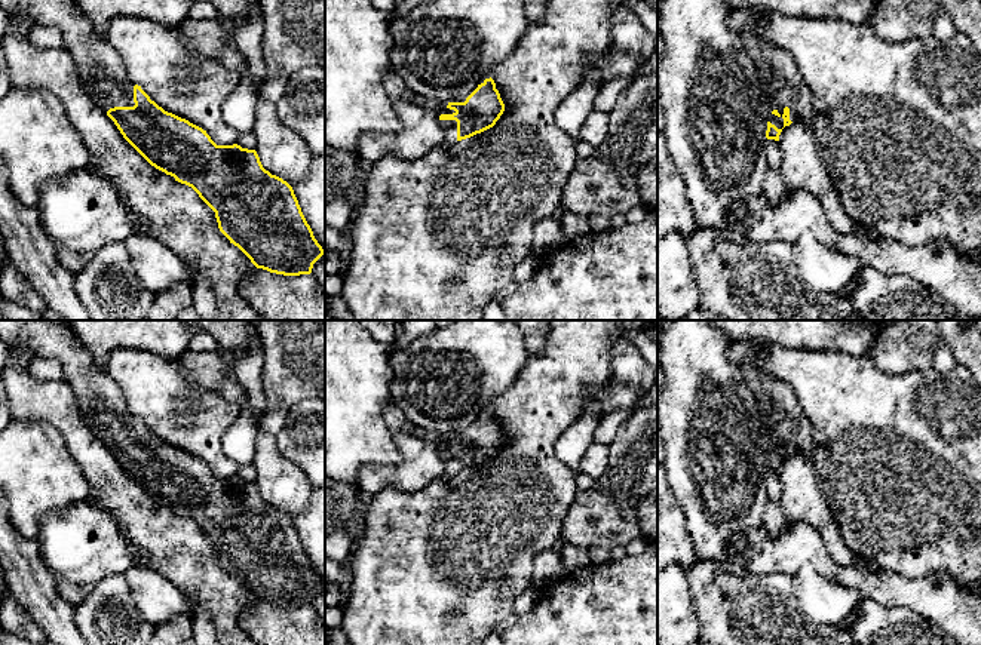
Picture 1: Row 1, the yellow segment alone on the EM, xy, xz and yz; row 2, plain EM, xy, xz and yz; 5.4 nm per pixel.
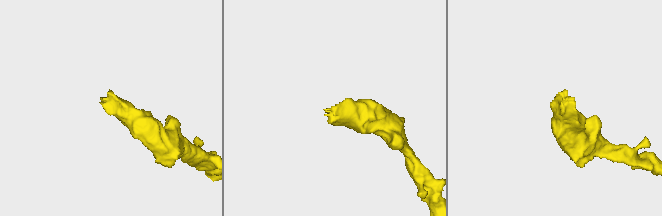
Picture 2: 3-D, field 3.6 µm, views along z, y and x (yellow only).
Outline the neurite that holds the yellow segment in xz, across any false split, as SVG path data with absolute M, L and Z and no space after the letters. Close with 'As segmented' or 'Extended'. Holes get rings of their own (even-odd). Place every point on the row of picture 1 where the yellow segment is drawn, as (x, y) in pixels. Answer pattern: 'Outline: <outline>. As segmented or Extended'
Outline: M491 74L482 79L472 93L460 99L442 102L424 98L424 107L439 119L447 144L456 144L493 128L505 111Z. Extended

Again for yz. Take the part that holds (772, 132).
Outline: M754 24L741 37L772 108L766 138L779 141L782 129L797 119L813 122L812 93L790 53L761 39Z. Extended

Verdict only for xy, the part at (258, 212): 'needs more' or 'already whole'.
needs more

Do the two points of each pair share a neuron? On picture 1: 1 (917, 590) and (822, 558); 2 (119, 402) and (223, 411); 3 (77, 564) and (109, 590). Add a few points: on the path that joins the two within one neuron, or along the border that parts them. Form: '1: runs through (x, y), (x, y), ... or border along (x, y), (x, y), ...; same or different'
1: runs through (894, 590), (860, 574), (845, 574); same
2: border along (107, 372), (122, 390), (128, 409); different
3: border along (122, 573), (106, 577), (74, 607); different

